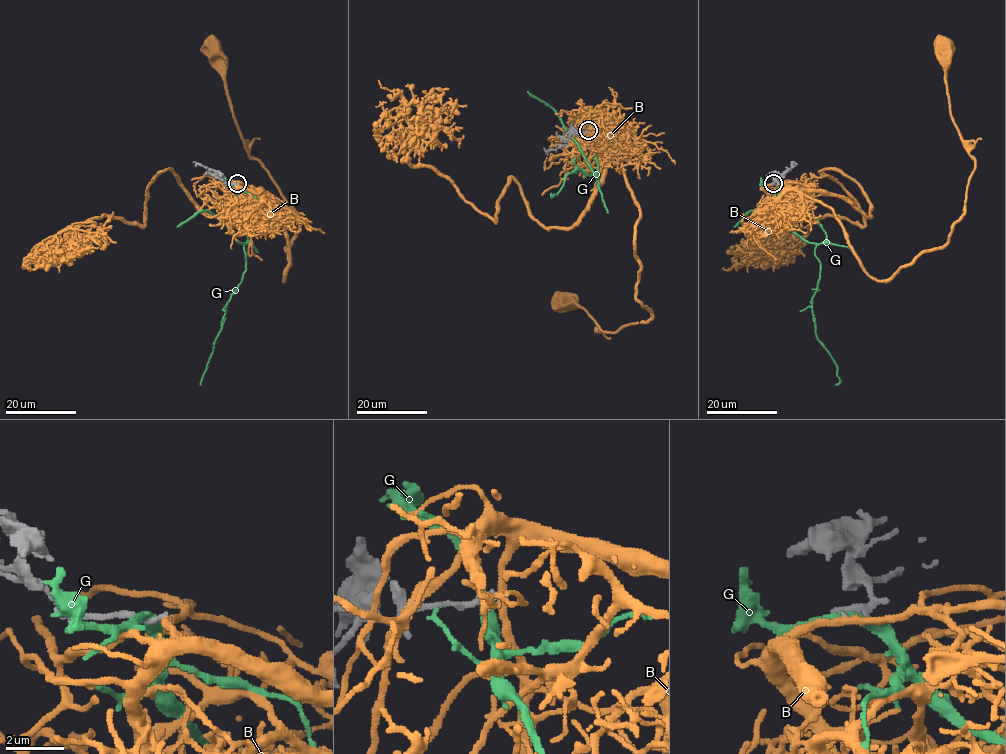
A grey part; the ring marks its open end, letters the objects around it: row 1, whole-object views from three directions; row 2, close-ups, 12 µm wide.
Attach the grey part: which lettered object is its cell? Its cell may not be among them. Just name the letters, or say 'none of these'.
none of these

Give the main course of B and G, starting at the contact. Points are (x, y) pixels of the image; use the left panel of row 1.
B: (238, 184), (266, 192), (279, 209), (284, 280), (301, 217), (247, 153), (226, 60), (213, 48)
G: (236, 184), (247, 219), (244, 249), (246, 271), (226, 305), (222, 329), (200, 385)

